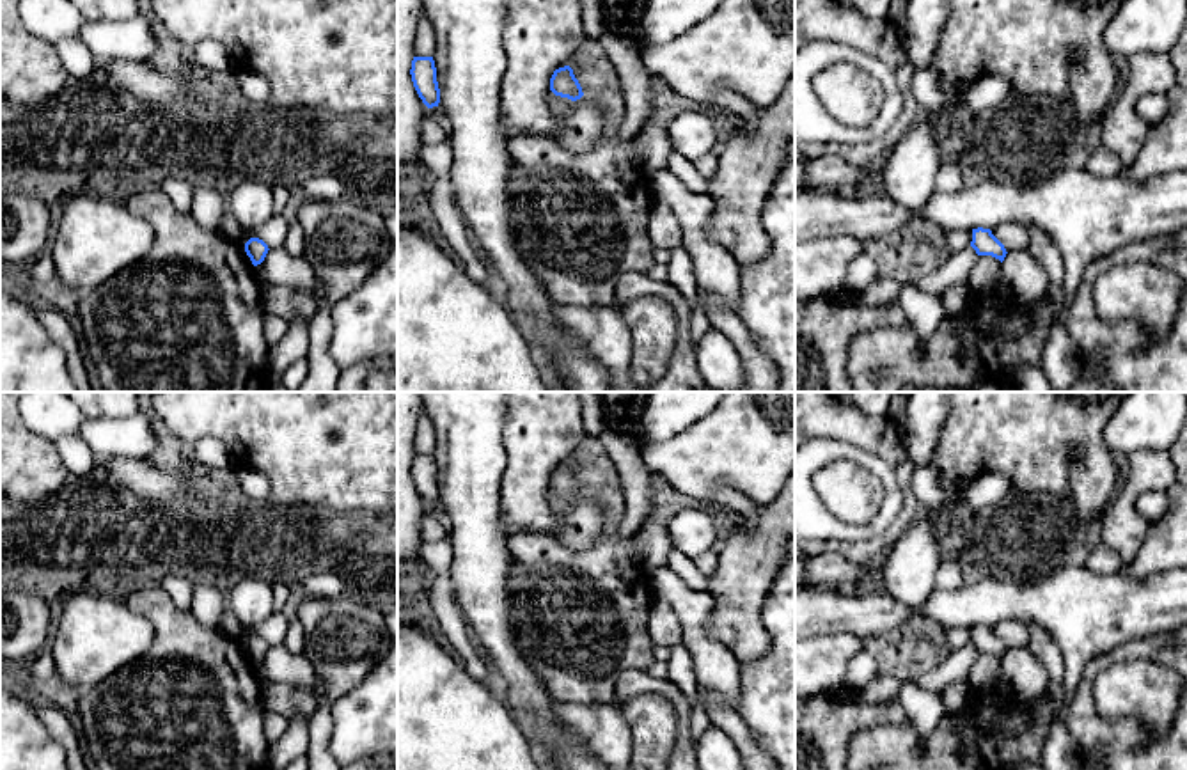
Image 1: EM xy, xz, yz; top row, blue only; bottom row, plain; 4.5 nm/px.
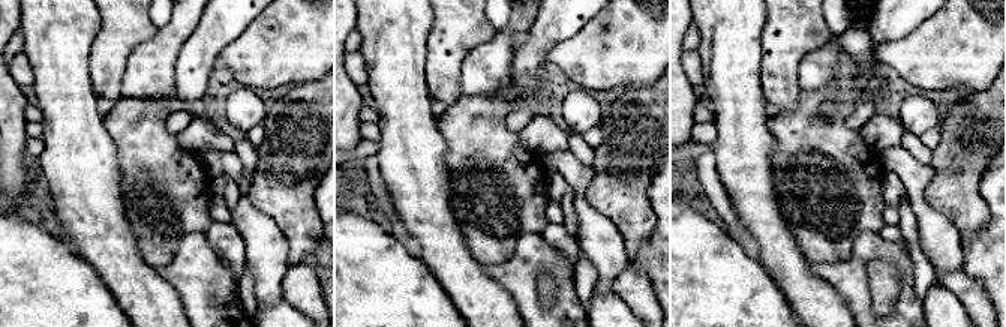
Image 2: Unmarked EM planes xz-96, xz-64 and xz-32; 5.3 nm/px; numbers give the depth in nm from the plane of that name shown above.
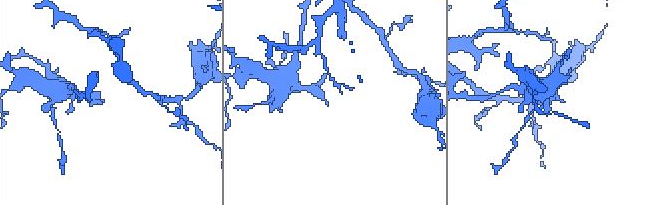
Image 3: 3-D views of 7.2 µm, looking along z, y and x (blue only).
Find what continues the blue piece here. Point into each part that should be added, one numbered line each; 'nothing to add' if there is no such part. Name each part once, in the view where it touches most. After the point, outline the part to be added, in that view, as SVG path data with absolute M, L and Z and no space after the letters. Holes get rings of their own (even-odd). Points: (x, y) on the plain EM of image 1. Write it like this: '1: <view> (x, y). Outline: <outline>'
nothing to add

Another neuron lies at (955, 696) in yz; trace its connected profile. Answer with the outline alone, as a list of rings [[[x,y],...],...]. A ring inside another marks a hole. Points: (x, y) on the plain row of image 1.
[[[958,680],[947,685],[940,695],[944,708],[951,713],[963,710],[971,695],[971,688],[972,685],[969,680]]]

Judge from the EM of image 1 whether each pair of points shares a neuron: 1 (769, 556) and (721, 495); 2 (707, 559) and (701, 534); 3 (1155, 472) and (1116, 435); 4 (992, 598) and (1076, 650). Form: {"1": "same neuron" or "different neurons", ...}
{"1": "different neurons", "2": "different neurons", "3": "different neurons", "4": "same neuron"}

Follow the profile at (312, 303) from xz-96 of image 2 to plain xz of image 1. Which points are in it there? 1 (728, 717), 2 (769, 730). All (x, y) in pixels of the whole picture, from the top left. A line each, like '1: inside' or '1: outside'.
1: inside
2: outside

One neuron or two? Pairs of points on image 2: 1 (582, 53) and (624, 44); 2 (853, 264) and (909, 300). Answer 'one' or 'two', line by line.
1: one
2: one

